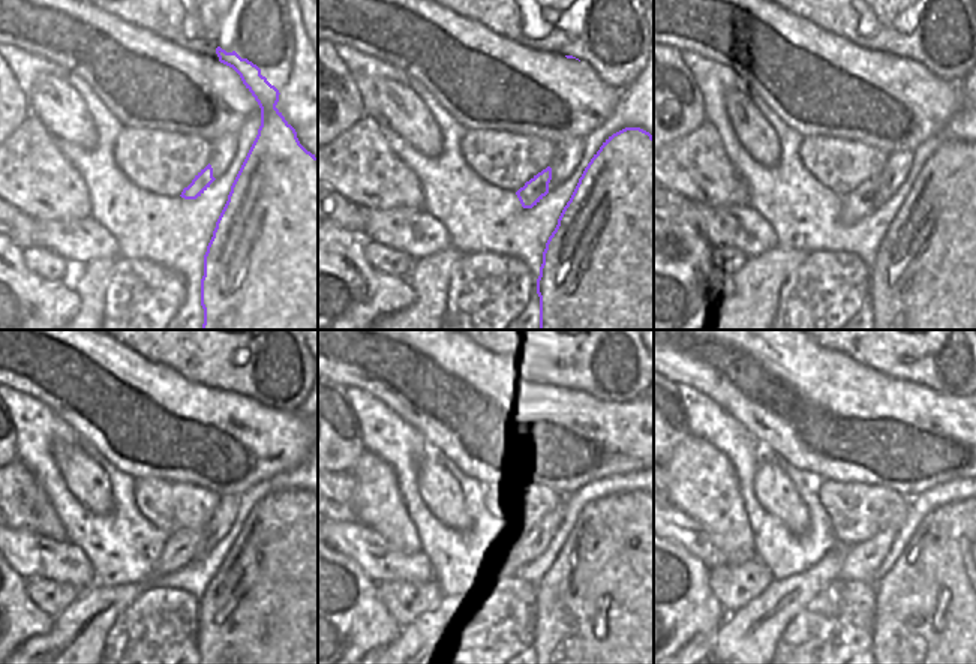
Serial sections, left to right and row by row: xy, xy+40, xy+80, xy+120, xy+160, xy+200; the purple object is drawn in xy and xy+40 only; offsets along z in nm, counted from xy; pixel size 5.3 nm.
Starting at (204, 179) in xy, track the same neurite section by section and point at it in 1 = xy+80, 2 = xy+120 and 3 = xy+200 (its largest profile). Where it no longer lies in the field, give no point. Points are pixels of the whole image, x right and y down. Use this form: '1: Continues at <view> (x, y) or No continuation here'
1: Continues at xy+80 (858, 204)
2: Continues at xy+120 (183, 546)
3: Continues at xy+200 (838, 552).

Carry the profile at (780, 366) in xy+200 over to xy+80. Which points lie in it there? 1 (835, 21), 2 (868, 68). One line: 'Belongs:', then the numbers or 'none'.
Belongs: 2

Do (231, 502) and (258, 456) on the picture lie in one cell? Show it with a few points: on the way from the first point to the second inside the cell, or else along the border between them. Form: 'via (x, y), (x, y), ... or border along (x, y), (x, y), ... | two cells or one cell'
border along (222, 495), (239, 496) | two cells

